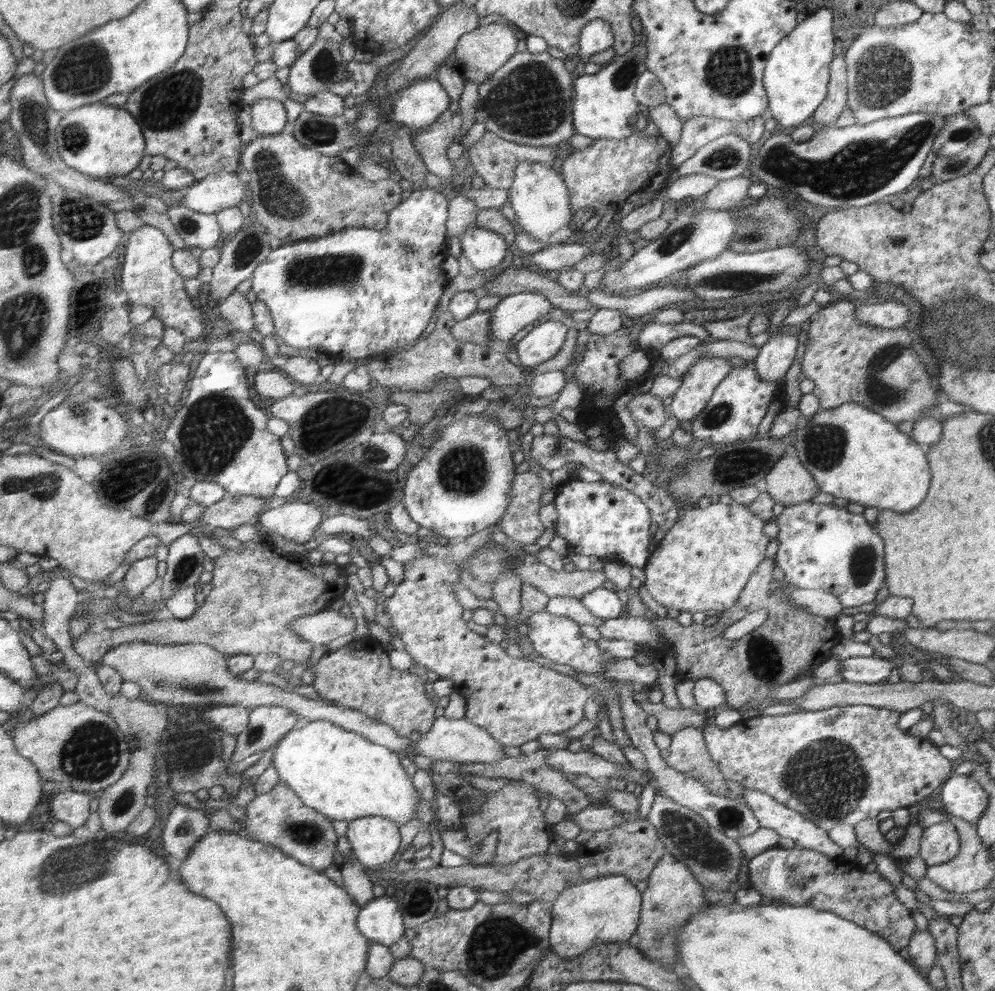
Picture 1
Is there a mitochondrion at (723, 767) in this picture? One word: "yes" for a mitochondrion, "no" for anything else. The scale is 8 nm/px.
no

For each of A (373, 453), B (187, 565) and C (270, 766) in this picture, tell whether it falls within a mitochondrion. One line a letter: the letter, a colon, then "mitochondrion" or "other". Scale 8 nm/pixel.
A: mitochondrion
B: mitochondrion
C: other

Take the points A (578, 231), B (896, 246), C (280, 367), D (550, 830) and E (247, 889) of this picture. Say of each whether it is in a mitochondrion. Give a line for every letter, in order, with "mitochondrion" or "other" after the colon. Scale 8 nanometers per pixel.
A: other
B: other
C: other
D: other
E: other

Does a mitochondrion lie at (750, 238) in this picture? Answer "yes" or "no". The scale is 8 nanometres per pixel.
yes

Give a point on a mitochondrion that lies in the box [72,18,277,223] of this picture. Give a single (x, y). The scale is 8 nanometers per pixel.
(164, 107)

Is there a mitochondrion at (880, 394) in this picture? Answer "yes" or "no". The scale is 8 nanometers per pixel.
yes

